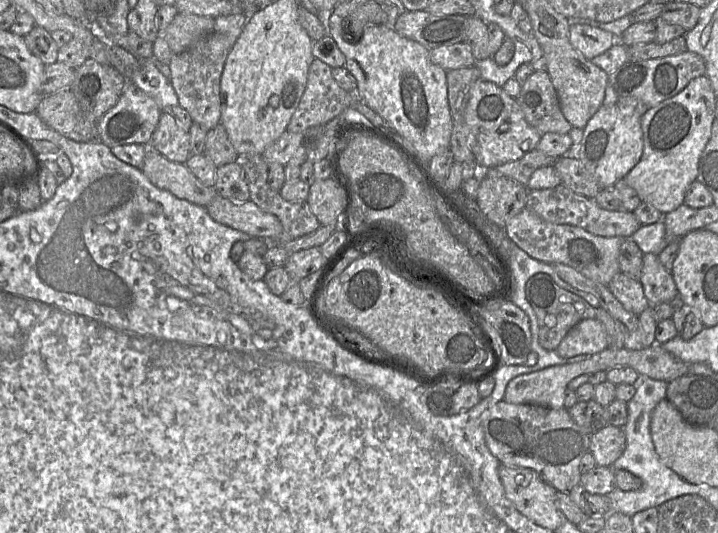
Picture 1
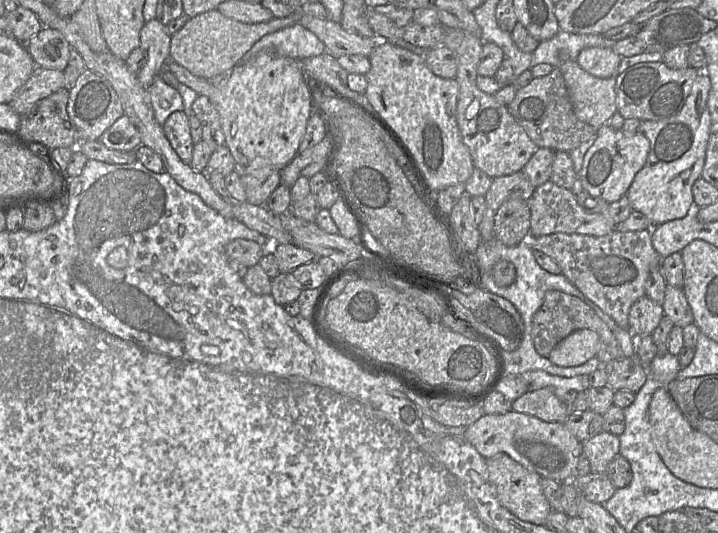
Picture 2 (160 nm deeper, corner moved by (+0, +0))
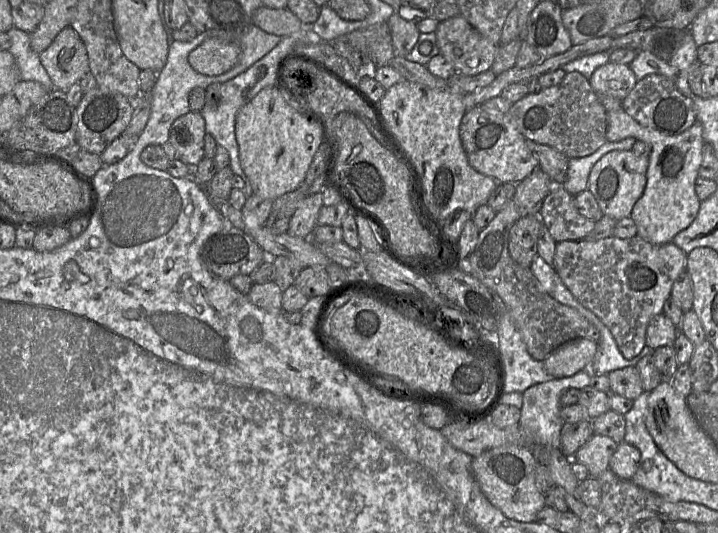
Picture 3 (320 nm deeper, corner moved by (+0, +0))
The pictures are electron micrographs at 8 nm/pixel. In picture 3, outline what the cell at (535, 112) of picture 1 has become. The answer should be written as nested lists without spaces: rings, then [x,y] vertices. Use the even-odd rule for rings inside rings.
[[[568,72],[560,84],[543,88],[537,94],[529,93],[511,105],[509,114],[525,139],[548,145],[568,159],[589,156],[607,141],[607,111],[593,90],[590,81],[579,72]]]

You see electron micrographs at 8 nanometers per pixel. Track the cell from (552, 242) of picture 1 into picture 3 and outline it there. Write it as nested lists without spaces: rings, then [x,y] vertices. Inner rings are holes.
[[[636,235],[628,239],[611,236],[596,241],[558,242],[553,267],[573,296],[609,328],[624,358],[633,359],[646,346],[647,326],[655,316],[663,313],[673,283],[686,270],[686,265],[687,254],[675,244],[654,245]]]

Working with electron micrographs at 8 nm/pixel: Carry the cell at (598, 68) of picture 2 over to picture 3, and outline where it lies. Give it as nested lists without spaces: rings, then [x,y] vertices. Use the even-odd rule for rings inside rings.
[[[608,62],[597,68],[589,81],[597,95],[609,95],[622,101],[638,79],[629,65]]]

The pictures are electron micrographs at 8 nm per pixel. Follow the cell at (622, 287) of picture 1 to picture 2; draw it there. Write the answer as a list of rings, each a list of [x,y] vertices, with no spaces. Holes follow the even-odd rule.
[[[645,295],[636,300],[630,308],[629,330],[635,336],[651,335],[663,316],[662,305],[655,303]]]

